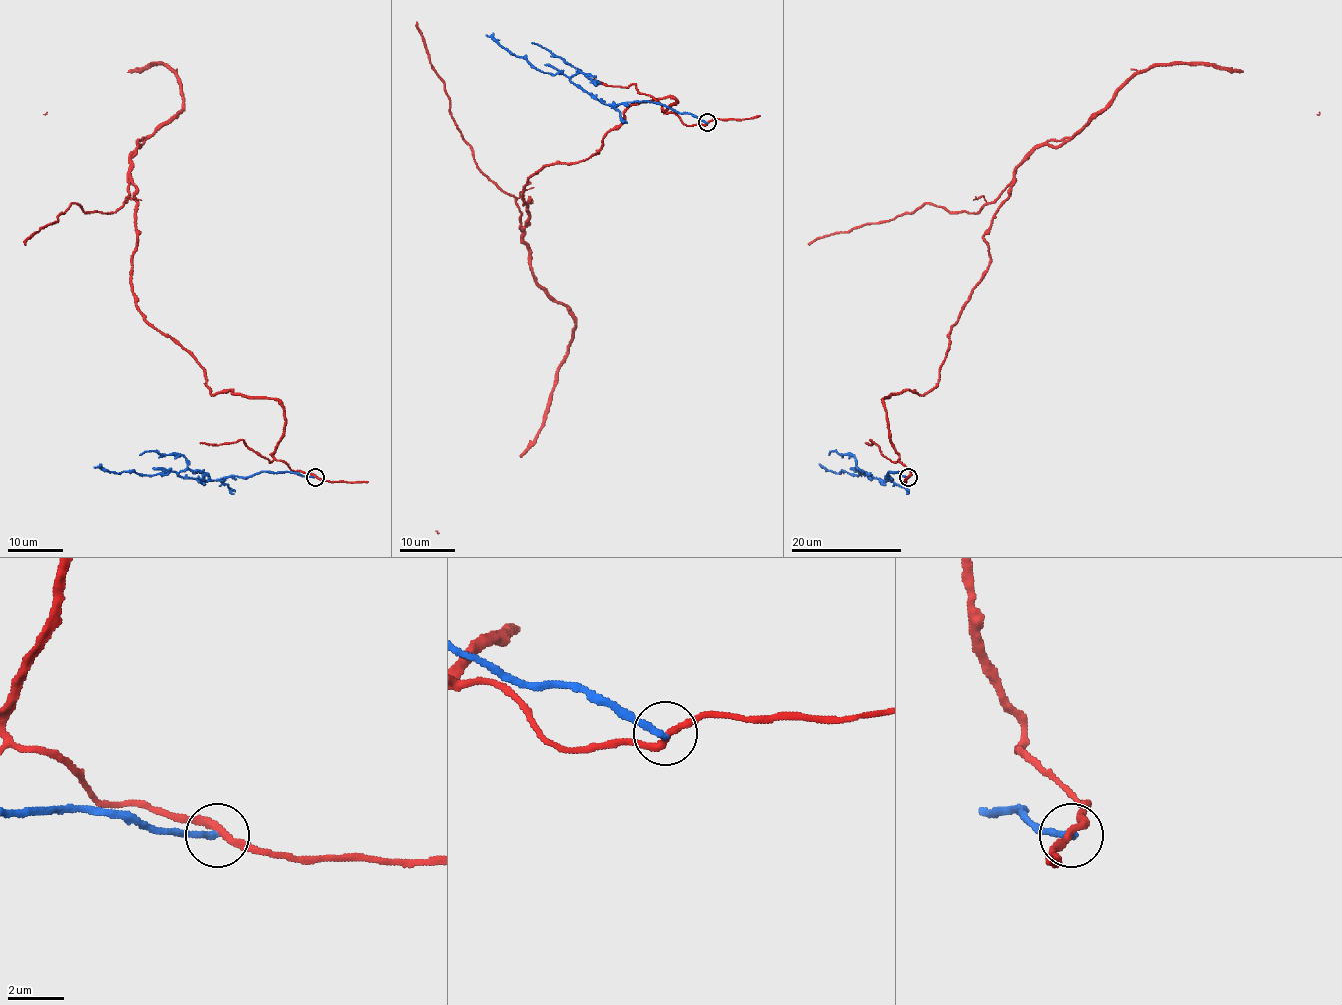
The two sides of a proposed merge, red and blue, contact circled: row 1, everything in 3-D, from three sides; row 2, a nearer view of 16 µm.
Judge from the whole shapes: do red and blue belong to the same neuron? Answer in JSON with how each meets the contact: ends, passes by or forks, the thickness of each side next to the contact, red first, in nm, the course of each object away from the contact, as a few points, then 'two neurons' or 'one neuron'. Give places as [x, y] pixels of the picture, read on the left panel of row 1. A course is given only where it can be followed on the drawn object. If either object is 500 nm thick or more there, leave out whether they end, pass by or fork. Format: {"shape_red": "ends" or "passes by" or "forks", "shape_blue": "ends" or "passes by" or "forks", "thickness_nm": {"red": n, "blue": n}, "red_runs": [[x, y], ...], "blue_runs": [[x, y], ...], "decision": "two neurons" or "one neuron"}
{"shape_red": "passes by", "shape_blue": "ends", "thickness_nm": {"red": 240, "blue": 240}, "red_runs": [[315, 477], [274, 457], [276, 400], [214, 395], [140, 311], [130, 158], [179, 79], [135, 68], [46, 112]], "blue_runs": [[315, 477], [296, 472], [267, 472], [209, 480], [184, 479], [176, 472], [113, 473], [93, 466]], "decision": "two neurons"}

